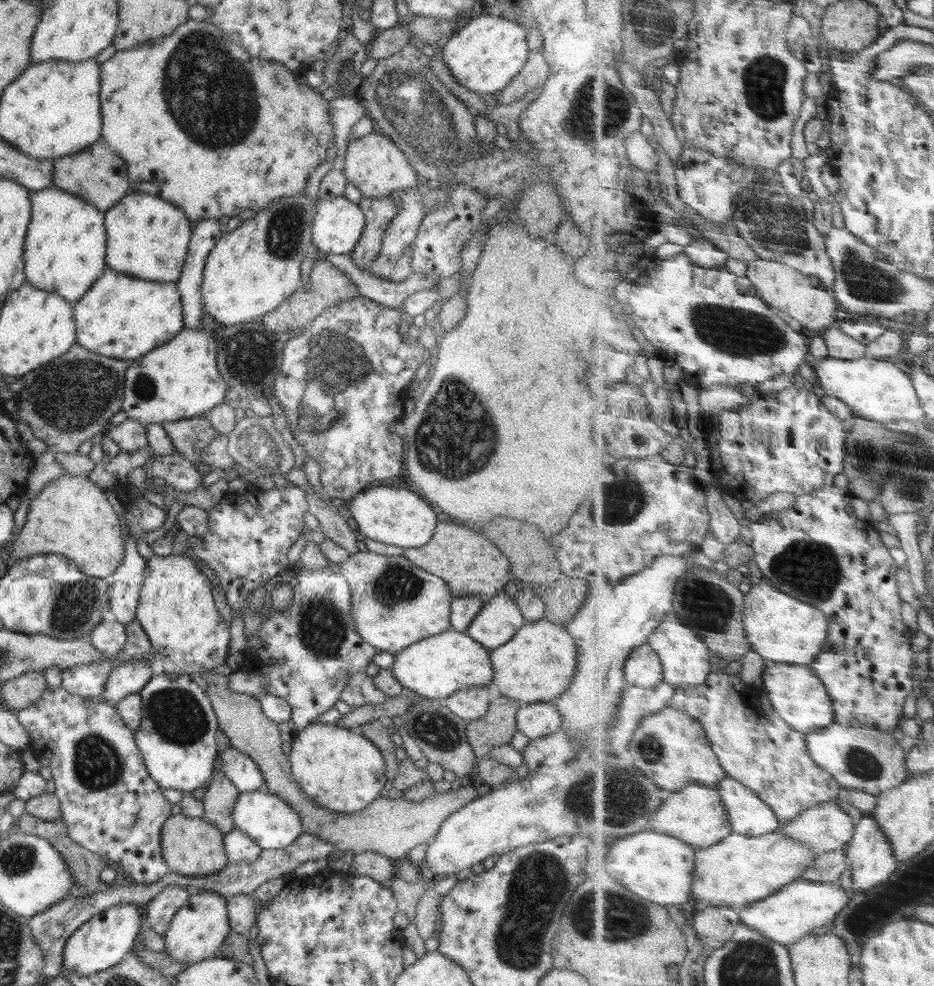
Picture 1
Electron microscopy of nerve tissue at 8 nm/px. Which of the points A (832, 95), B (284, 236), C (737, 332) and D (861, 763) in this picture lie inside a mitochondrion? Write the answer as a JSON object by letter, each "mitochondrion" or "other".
{"A":"other","B":"mitochondrion","C":"mitochondrion","D":"mitochondrion"}

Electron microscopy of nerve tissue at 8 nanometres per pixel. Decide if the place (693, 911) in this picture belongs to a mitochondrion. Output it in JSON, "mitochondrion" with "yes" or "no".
{"mitochondrion":"no"}

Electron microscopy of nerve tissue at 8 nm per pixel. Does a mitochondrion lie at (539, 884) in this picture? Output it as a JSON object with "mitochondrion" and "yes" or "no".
{"mitochondrion":"yes"}

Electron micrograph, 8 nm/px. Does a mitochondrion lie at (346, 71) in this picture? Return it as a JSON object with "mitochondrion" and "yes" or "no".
{"mitochondrion":"yes"}

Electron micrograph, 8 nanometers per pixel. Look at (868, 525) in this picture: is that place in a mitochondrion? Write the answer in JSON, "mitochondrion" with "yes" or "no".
{"mitochondrion":"no"}

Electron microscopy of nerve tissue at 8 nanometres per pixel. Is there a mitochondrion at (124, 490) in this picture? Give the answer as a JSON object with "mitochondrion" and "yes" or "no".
{"mitochondrion":"no"}

